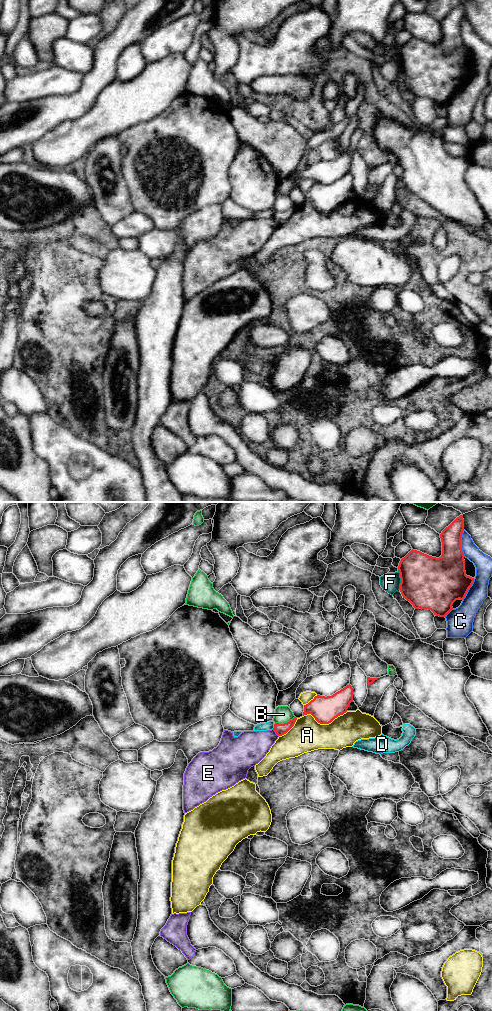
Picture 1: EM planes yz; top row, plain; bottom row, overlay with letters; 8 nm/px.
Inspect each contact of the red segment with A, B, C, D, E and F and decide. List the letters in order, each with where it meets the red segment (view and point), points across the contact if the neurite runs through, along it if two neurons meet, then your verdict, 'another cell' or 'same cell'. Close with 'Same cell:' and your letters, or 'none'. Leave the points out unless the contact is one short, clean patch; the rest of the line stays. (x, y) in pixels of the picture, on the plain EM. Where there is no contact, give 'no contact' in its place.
A: contact yz (325, 211); another cell
B: contact yz (284, 211); another cell
C: contact yz (460, 31); another cell
D: contact yz (274, 214); another cell
E: contact yz (276, 221); border yz (272, 217), (278, 224); another cell
F: contact yz (401, 67); another cell
Same cell: none

